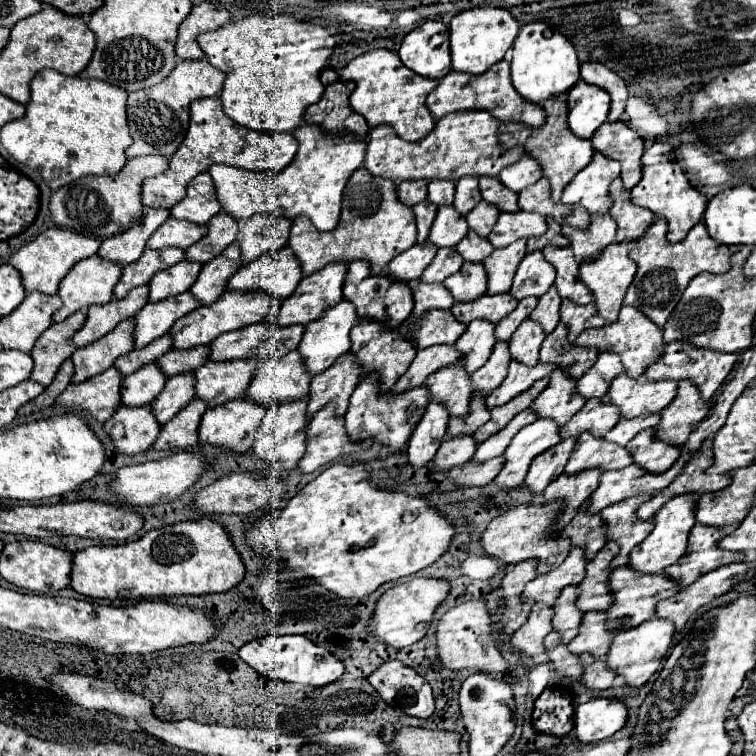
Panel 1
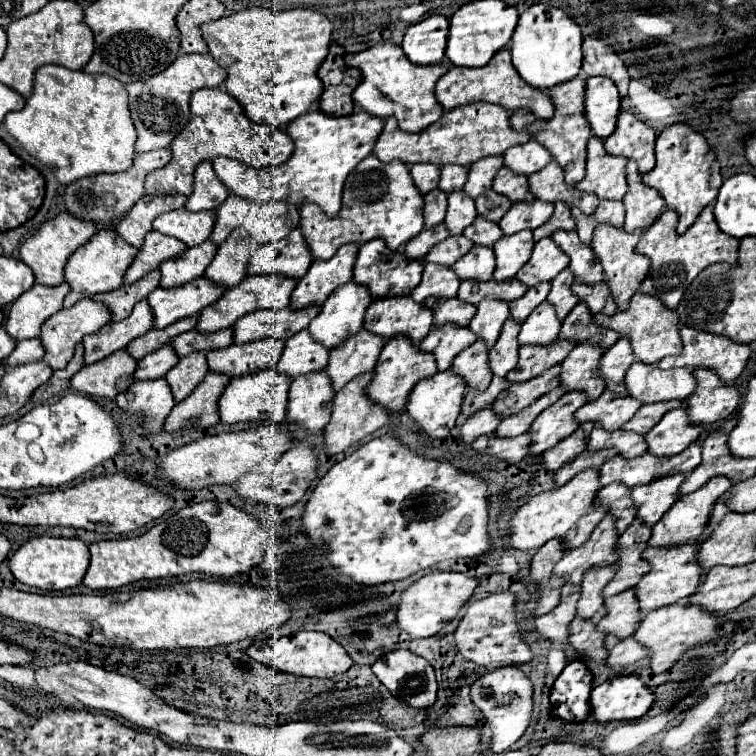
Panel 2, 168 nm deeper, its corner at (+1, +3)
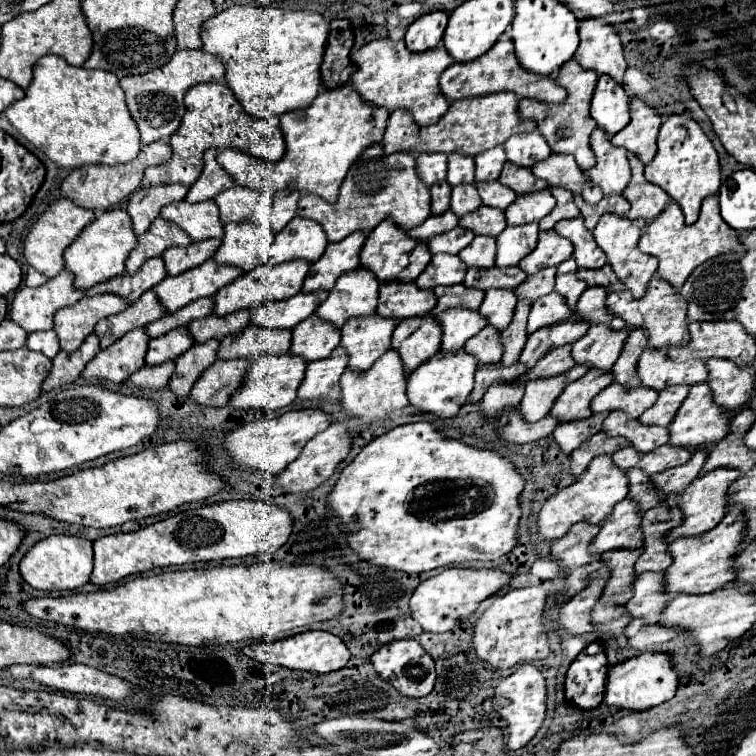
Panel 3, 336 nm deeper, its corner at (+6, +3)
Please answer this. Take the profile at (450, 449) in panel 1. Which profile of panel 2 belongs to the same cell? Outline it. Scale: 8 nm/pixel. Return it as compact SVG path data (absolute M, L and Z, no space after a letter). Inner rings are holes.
M491 409L479 411L475 415L471 415L461 427L459 427L459 437L463 445L471 445L477 437L481 435L491 435L497 425L501 423L501 419L497 419L497 415Z

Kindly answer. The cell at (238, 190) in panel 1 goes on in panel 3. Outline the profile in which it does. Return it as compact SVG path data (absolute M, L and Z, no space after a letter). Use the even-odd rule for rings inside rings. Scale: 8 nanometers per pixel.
M346 83L334 89L324 89L308 107L280 117L286 153L278 163L252 157L240 149L220 151L218 161L238 185L268 193L288 187L300 193L314 193L328 203L336 203L350 165L366 147L382 141L388 115L388 109L364 101L358 91Z

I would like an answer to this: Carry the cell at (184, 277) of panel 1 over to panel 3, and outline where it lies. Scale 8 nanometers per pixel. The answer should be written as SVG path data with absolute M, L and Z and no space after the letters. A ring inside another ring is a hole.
M204 239L204 241L196 241L188 247L170 247L164 251L162 259L166 263L166 271L168 275L180 275L192 267L202 265L206 259L210 259L216 249L222 245L220 239Z

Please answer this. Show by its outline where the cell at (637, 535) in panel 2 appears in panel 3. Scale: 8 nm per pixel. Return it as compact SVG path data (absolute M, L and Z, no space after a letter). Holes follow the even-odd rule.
M662 503L650 511L644 513L642 521L642 533L644 533L644 553L640 555L636 563L636 571L666 571L672 565L672 555L668 553L668 543L664 537L668 531L678 527L684 515L678 507L670 507L668 503Z

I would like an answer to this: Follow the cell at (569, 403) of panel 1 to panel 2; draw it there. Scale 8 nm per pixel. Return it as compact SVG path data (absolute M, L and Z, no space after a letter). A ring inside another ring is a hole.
M577 345L561 363L561 385L567 393L581 391L589 401L597 399L605 385L601 381L593 381L593 369L597 369L597 361L601 357L601 349L593 349L593 345Z

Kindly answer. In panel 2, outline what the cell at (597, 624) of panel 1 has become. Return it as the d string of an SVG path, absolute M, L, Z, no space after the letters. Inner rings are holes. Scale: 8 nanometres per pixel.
M633 589L605 599L605 609L607 615L603 615L603 619L597 623L597 631L615 635L619 639L631 637L633 629L637 629L637 623L641 621L641 617L637 617L637 601L633 601Z

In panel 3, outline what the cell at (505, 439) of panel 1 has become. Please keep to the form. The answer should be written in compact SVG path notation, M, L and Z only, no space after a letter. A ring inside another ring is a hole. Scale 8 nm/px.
M576 365L562 375L540 379L540 381L528 381L524 399L520 403L522 417L526 421L540 421L542 417L546 417L550 413L554 401L558 399L558 395L564 391L564 387L570 381L576 381L582 375L586 375L588 369L590 369L590 365Z

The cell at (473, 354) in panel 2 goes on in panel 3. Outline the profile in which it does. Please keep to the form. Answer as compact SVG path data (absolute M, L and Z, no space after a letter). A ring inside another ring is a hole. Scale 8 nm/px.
M486 325L478 335L474 335L466 345L466 351L476 355L480 365L486 365L488 361L500 361L504 347L500 341L500 331L492 325Z

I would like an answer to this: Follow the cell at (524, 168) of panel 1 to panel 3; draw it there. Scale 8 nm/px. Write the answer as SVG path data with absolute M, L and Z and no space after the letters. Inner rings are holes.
M538 131L510 137L504 143L504 147L506 147L508 161L512 161L520 167L532 167L534 163L538 163L540 159L546 159L552 153L546 139Z

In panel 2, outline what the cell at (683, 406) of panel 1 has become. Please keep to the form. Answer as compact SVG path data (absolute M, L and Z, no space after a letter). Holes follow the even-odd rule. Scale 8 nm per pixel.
M705 367L693 371L697 379L695 391L685 399L687 417L691 425L709 425L719 419L727 419L739 405L739 391L733 385L725 385L717 375Z

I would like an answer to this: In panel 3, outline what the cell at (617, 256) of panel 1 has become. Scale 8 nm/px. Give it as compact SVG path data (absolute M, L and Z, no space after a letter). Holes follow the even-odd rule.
M606 213L606 215L598 221L598 225L594 227L594 231L592 231L592 233L594 233L594 239L596 239L596 243L598 243L598 247L606 253L606 257L608 257L608 261L610 261L614 273L616 273L618 279L626 285L626 289L632 291L632 295L634 295L636 299L644 297L650 279L652 279L652 275L656 273L656 269L658 269L656 257L646 255L646 253L642 253L642 251L638 249L638 239L640 239L640 233L642 233L642 227L644 227L644 225L646 225L644 219L634 219L634 221L632 221L632 219L628 219L628 217L618 217L618 215L614 215L614 213Z

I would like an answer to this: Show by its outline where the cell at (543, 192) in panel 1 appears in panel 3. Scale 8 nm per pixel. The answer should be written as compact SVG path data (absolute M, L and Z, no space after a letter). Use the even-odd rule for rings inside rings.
M552 153L548 159L538 161L532 167L532 173L540 179L546 179L550 187L564 187L564 189L570 189L572 193L580 193L584 183L588 181L588 177L578 167L572 155Z

